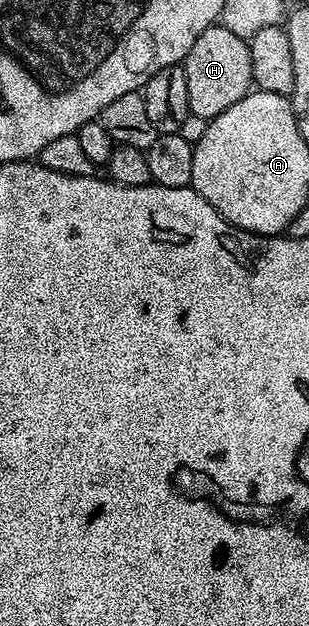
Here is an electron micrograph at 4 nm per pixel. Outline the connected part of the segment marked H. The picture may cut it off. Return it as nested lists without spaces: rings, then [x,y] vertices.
[[[211,25],[196,37],[192,49],[184,60],[188,77],[188,105],[191,115],[215,119],[224,109],[232,109],[236,101],[250,94],[254,78],[252,77],[252,57],[247,40],[236,37],[221,25]]]

